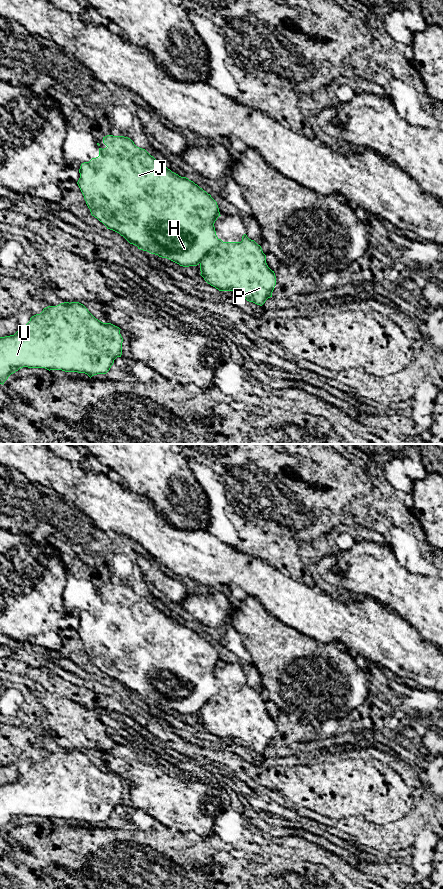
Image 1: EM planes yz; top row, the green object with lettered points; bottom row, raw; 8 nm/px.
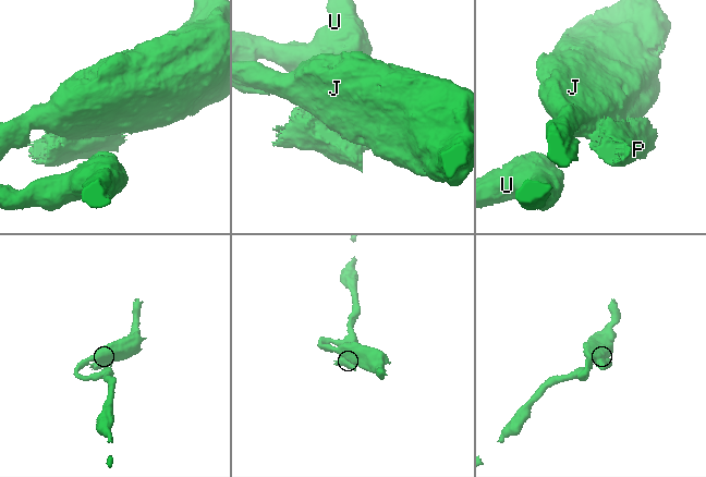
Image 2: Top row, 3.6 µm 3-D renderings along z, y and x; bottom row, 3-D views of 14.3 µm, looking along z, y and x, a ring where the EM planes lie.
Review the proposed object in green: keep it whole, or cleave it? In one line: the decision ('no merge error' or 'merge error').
merge error

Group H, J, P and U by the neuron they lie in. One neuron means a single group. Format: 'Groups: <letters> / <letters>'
Groups: H J U / P

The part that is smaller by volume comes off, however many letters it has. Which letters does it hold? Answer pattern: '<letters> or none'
P

